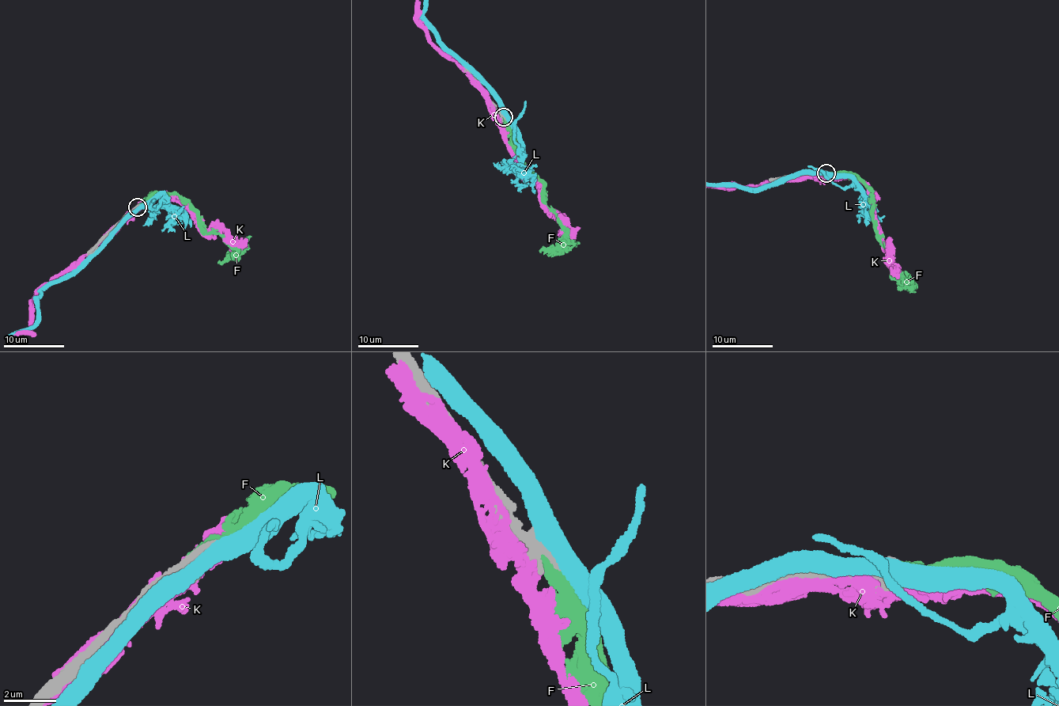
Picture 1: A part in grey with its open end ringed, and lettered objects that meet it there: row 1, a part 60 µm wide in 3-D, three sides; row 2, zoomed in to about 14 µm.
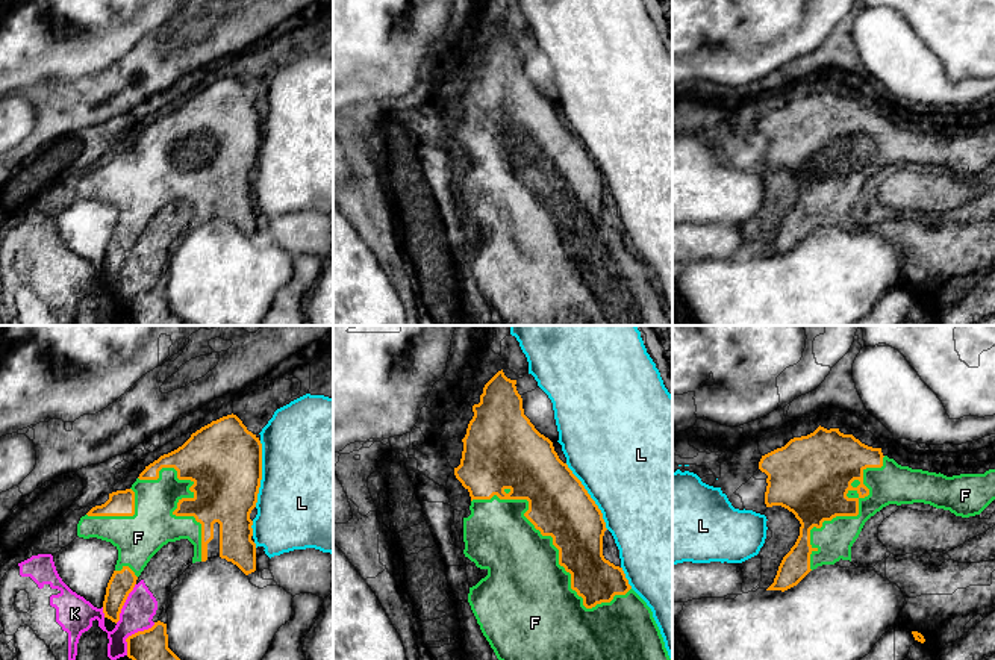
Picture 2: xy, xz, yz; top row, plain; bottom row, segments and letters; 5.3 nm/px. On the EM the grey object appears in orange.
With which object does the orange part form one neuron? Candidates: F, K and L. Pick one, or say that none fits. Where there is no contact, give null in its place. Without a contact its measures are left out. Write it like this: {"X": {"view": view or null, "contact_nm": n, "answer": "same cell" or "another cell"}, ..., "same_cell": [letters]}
{"F": {"view": "yz", "contact_nm": 700, "answer": "same cell"}, "K": {"view": "xy", "contact_nm": 240, "answer": "another cell"}, "L": {"view": "xy", "contact_nm": 360, "answer": "another cell"}, "same_cell": ["F"]}

